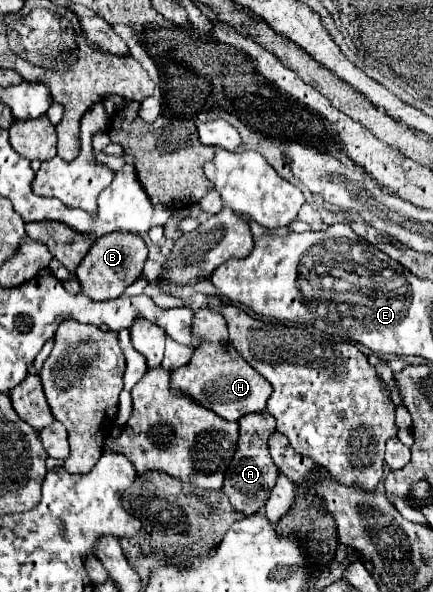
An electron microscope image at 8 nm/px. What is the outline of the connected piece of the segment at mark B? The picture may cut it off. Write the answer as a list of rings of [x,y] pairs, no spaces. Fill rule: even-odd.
[[[110,232],[106,236],[100,236],[92,244],[90,252],[80,262],[80,266],[76,268],[76,278],[80,282],[82,294],[86,294],[90,300],[112,300],[122,296],[126,286],[134,284],[140,278],[146,258],[148,258],[148,248],[144,240],[136,234]]]

